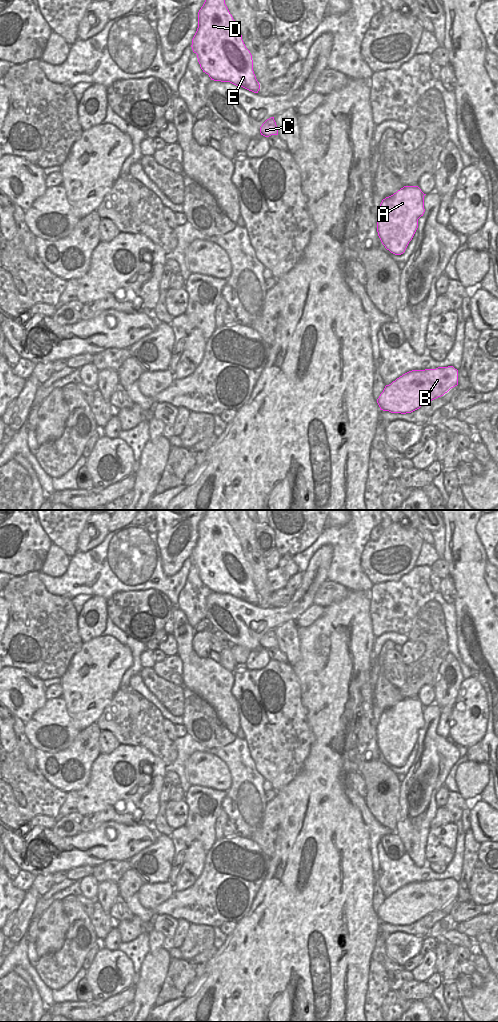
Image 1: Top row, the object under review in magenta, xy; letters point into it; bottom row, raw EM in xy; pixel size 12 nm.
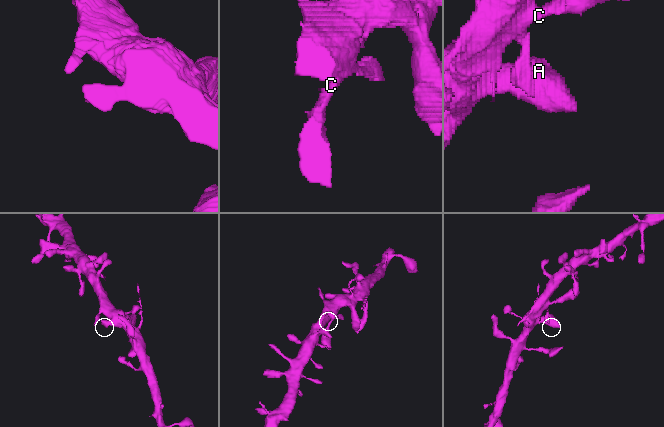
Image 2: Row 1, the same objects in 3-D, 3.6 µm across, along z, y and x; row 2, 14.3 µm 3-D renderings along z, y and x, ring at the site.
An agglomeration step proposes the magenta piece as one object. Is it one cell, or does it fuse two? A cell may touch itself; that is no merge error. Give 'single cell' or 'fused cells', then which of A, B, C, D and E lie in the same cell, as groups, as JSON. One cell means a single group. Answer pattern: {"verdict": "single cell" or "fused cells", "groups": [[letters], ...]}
{"verdict": "single cell", "groups": [["A", "B", "C", "D", "E"]]}

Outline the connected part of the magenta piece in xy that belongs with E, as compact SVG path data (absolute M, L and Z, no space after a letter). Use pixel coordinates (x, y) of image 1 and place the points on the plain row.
M205 510L198 524L198 540L191 559L197 566L201 581L211 592L230 594L258 605L260 596L253 583L252 567L242 552L241 544L225 516L225 510Z

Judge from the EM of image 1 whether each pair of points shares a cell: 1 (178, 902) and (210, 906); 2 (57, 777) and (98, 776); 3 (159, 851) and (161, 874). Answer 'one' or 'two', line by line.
1: one
2: two
3: one

